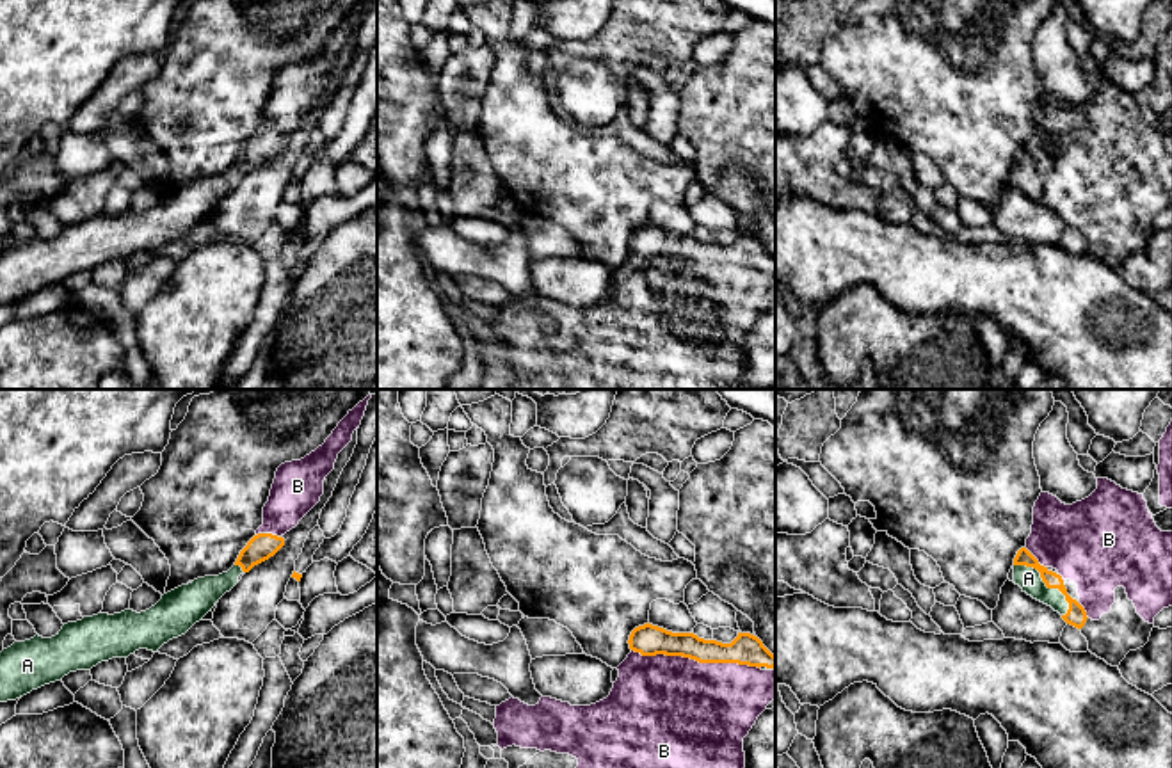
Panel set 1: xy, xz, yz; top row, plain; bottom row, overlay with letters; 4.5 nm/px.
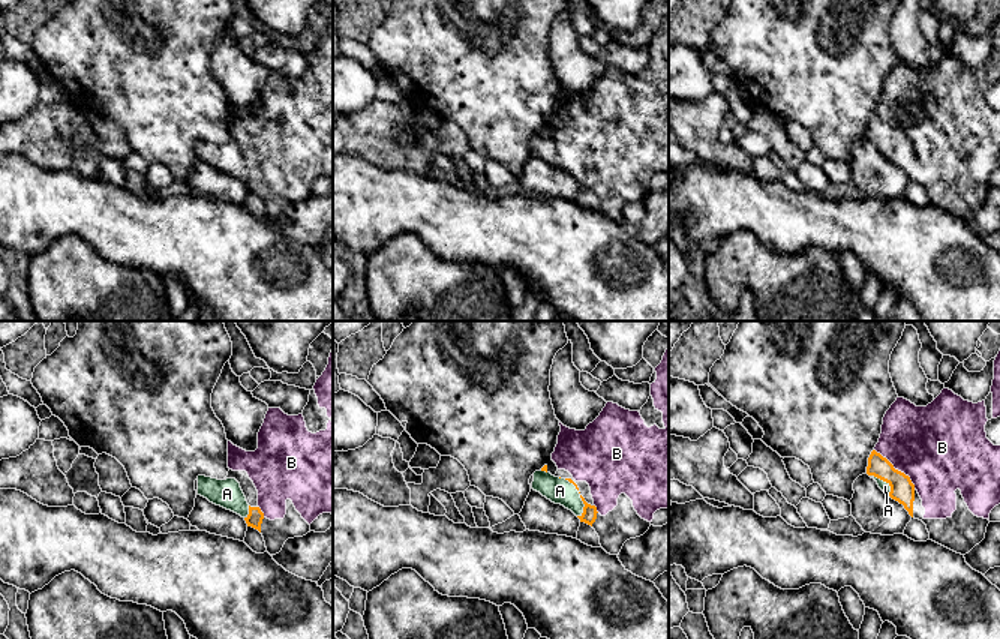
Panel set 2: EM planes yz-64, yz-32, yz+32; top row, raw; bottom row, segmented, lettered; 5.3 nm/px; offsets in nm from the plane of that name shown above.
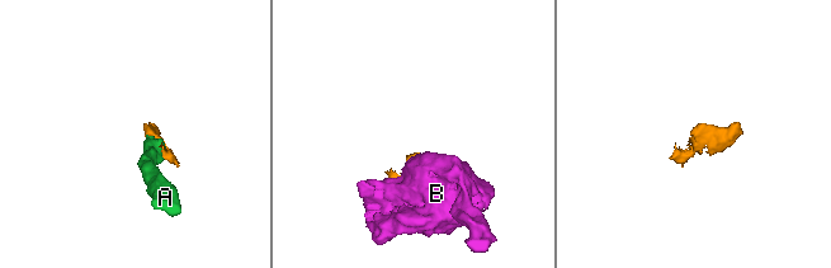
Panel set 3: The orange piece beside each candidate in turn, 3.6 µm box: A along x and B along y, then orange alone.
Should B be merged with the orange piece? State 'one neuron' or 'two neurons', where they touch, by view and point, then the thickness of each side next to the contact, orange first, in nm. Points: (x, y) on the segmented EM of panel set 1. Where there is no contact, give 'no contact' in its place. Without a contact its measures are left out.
one neuron; meets orange in xz at (696, 660); 140 nm thick on the orange side, 500 nm on the other

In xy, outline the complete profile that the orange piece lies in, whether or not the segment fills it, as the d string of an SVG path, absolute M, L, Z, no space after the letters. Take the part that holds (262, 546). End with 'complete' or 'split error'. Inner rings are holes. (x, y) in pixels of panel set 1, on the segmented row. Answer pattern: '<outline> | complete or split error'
M372 395L349 411L322 446L277 468L263 507L263 524L228 572L181 585L140 613L130 608L114 615L98 613L64 624L52 638L36 635L14 642L0 652L0 702L62 681L69 672L91 670L112 658L128 658L139 649L157 652L169 640L185 635L238 583L240 574L274 556L285 546L283 535L320 501L324 480L359 428L370 398Z | split error

